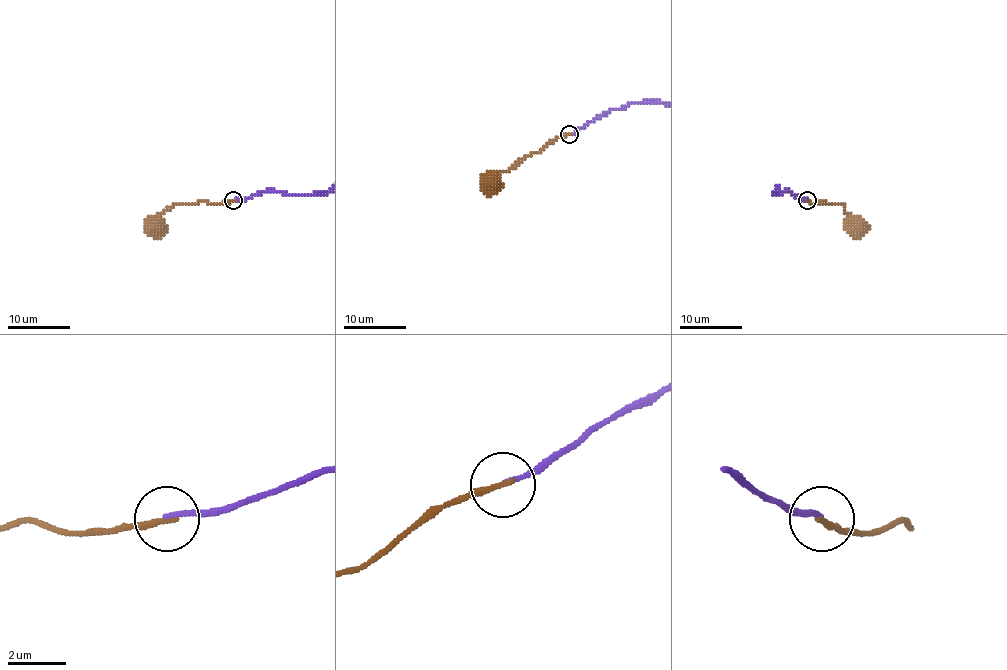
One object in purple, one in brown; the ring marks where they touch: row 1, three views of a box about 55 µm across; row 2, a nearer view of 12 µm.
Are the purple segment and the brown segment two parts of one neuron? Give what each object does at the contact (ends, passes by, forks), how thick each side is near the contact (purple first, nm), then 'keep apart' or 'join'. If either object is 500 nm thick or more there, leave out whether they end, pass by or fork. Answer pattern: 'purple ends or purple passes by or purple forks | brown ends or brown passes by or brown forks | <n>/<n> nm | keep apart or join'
purple ends | brown ends | 160/220 nm | keep apart

